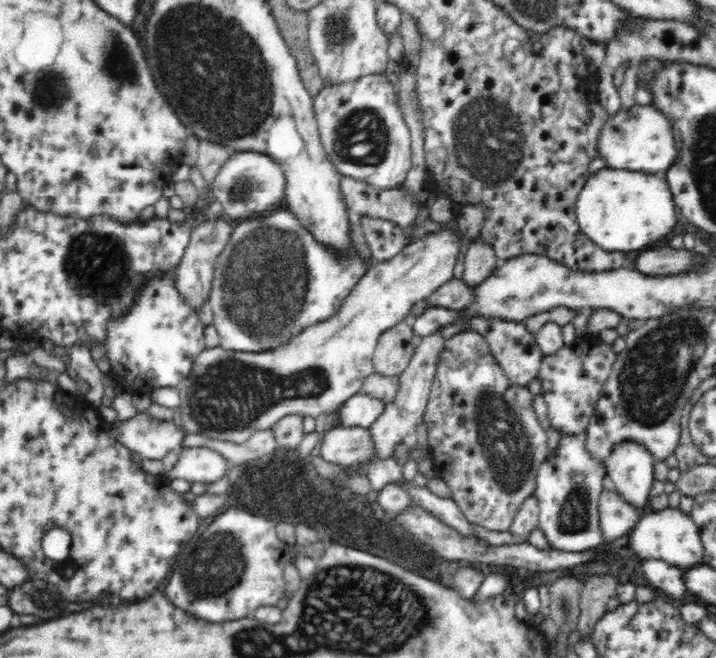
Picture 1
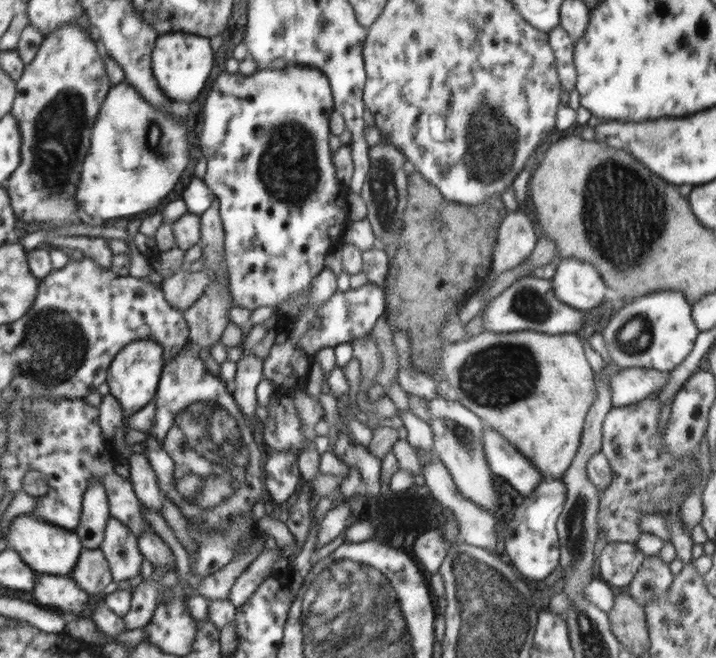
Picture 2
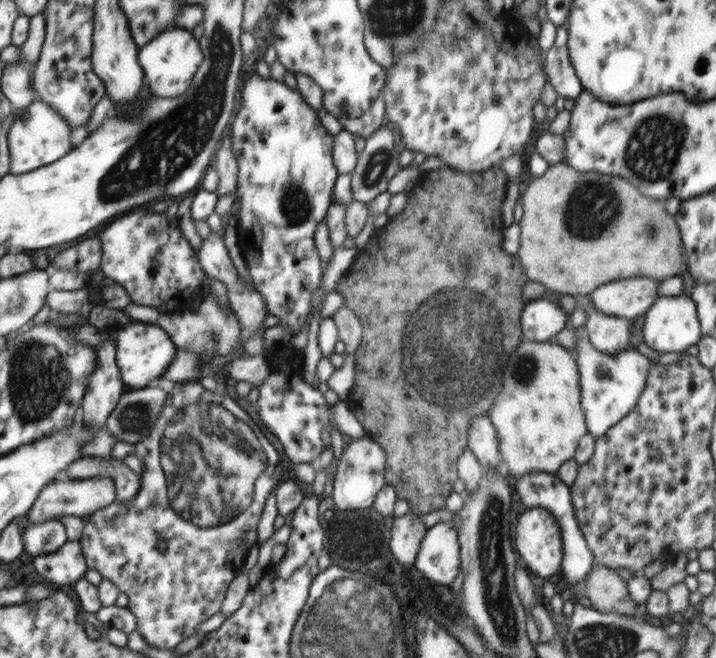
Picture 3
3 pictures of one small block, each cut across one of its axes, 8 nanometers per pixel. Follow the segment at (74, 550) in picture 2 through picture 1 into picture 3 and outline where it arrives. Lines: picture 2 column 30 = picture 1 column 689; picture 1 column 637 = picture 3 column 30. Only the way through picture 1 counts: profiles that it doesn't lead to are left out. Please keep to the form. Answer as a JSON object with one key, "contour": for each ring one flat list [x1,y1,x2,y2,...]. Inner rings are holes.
{"contour":[[54,519,44,524,28,522,23,528,23,543,25,554,36,557,55,553,67,543,67,530,65,524,59,519]]}

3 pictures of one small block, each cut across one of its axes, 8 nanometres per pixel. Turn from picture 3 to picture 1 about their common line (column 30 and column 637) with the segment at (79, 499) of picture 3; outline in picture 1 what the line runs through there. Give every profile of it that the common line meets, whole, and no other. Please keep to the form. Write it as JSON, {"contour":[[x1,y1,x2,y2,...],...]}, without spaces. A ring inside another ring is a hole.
{"contour":[[610,487,598,495,598,525,603,543,614,542,636,526,644,513,636,511]]}

